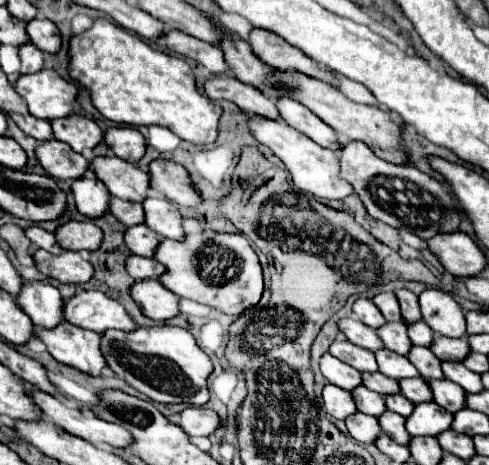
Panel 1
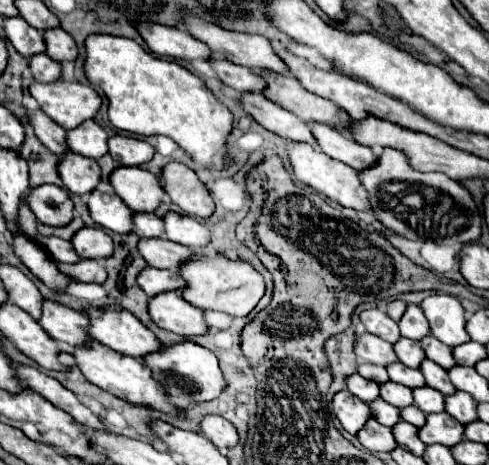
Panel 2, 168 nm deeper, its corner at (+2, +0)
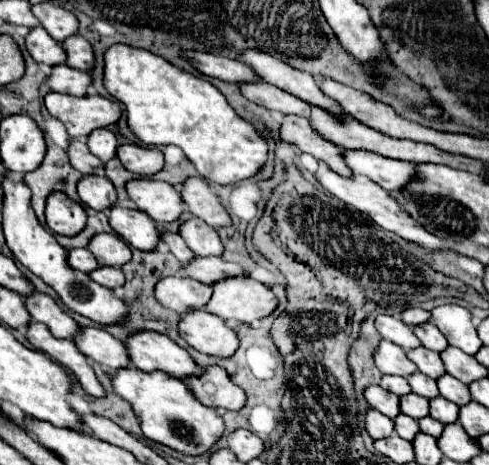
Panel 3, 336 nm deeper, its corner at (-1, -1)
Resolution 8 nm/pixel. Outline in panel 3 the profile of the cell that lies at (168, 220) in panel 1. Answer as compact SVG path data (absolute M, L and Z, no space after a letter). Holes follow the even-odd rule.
M197 217L181 223L179 235L185 239L185 243L191 247L191 251L199 257L223 255L223 251L225 251L217 231Z

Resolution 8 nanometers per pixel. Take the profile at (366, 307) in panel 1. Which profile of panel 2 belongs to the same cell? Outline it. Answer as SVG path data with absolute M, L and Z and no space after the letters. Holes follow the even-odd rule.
M380 308L364 310L360 314L360 322L366 326L368 332L384 338L386 342L392 342L394 344L398 340L398 336L400 336L398 334L398 324L392 318L388 318L388 314L382 312Z

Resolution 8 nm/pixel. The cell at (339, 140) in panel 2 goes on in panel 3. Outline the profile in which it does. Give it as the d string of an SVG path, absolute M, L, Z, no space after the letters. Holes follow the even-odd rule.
M345 151L345 161L355 175L365 175L385 191L401 191L417 177L417 171L407 161L387 159L371 151Z

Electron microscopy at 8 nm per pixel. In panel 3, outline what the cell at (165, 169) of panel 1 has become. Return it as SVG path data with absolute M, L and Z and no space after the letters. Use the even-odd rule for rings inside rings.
M191 177L185 181L183 185L183 203L187 205L187 209L203 219L205 223L209 223L215 229L221 227L229 227L231 225L231 217L225 211L225 207L221 205L219 197L215 195L215 191L211 189L211 185L201 179L201 177Z

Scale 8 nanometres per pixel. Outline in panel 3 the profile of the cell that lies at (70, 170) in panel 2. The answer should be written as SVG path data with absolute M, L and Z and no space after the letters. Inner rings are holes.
M101 175L83 177L79 181L77 189L79 189L81 201L95 211L111 209L117 201L117 191L115 191L113 183L107 177L101 177Z

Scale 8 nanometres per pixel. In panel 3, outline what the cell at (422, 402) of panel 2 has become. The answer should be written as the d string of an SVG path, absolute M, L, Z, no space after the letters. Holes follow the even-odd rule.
M445 397L431 399L431 417L437 419L437 421L441 421L443 425L455 423L457 417L459 417L459 405L447 401Z

